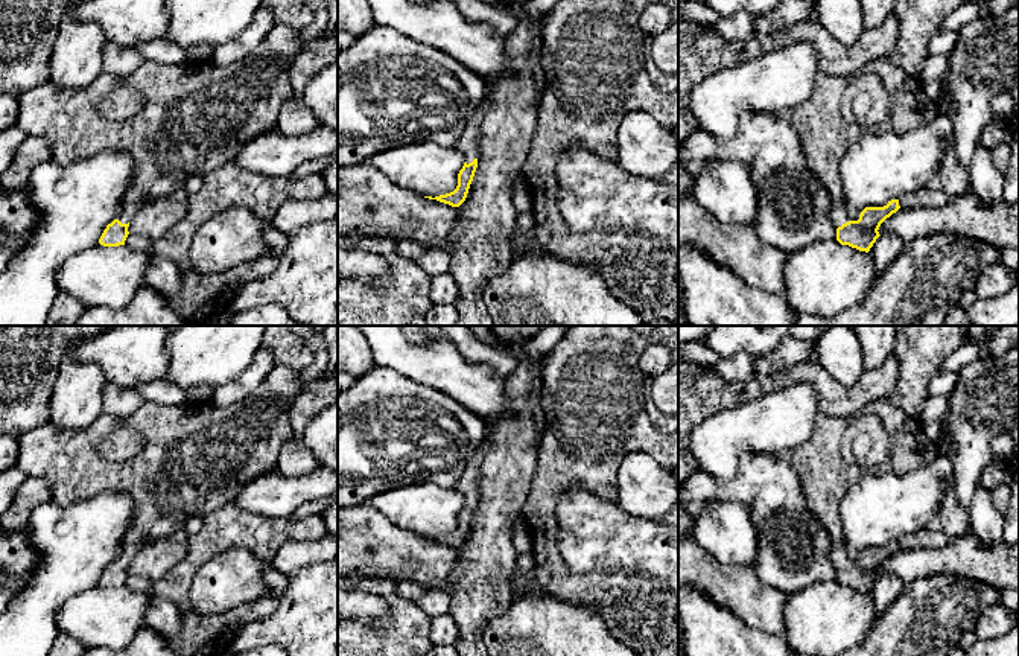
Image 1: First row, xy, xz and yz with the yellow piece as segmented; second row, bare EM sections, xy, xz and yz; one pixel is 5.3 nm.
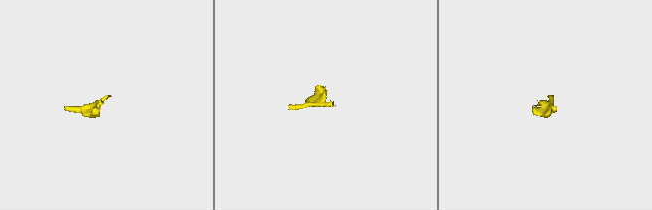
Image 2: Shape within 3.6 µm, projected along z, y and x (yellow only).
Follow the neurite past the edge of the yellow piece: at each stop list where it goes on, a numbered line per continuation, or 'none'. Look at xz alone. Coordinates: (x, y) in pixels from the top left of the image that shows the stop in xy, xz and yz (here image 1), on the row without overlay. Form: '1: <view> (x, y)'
1: xz (467, 486)

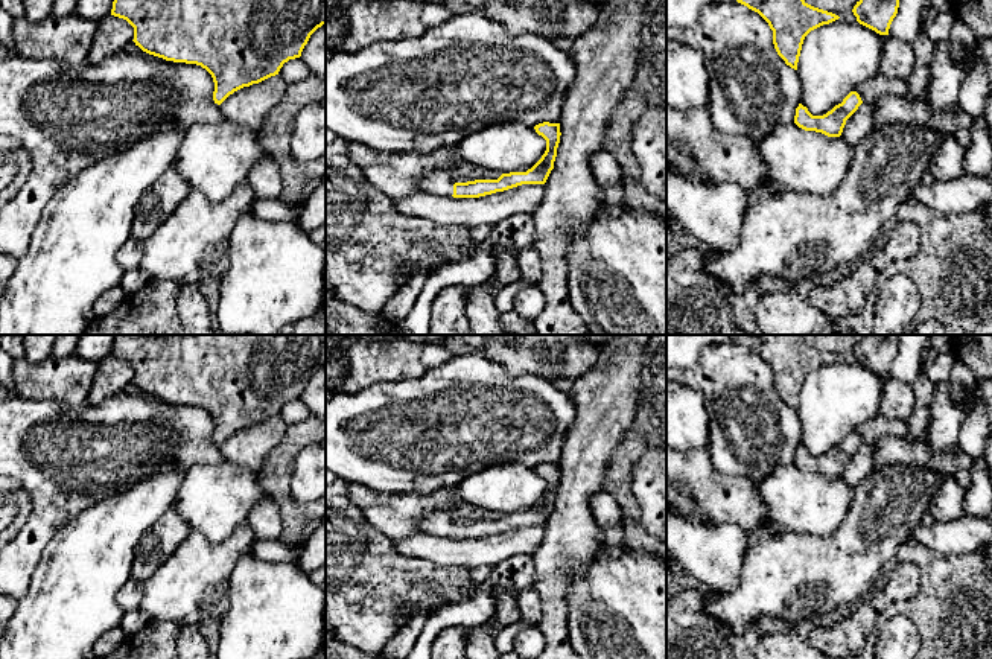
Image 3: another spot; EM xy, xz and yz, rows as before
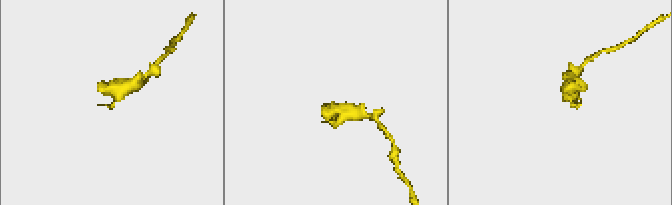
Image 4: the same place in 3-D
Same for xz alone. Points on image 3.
1: xz (441, 522)

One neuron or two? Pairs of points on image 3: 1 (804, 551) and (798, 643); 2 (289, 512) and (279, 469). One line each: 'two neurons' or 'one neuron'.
1: two neurons
2: one neuron

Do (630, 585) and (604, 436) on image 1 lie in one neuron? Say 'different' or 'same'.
same

